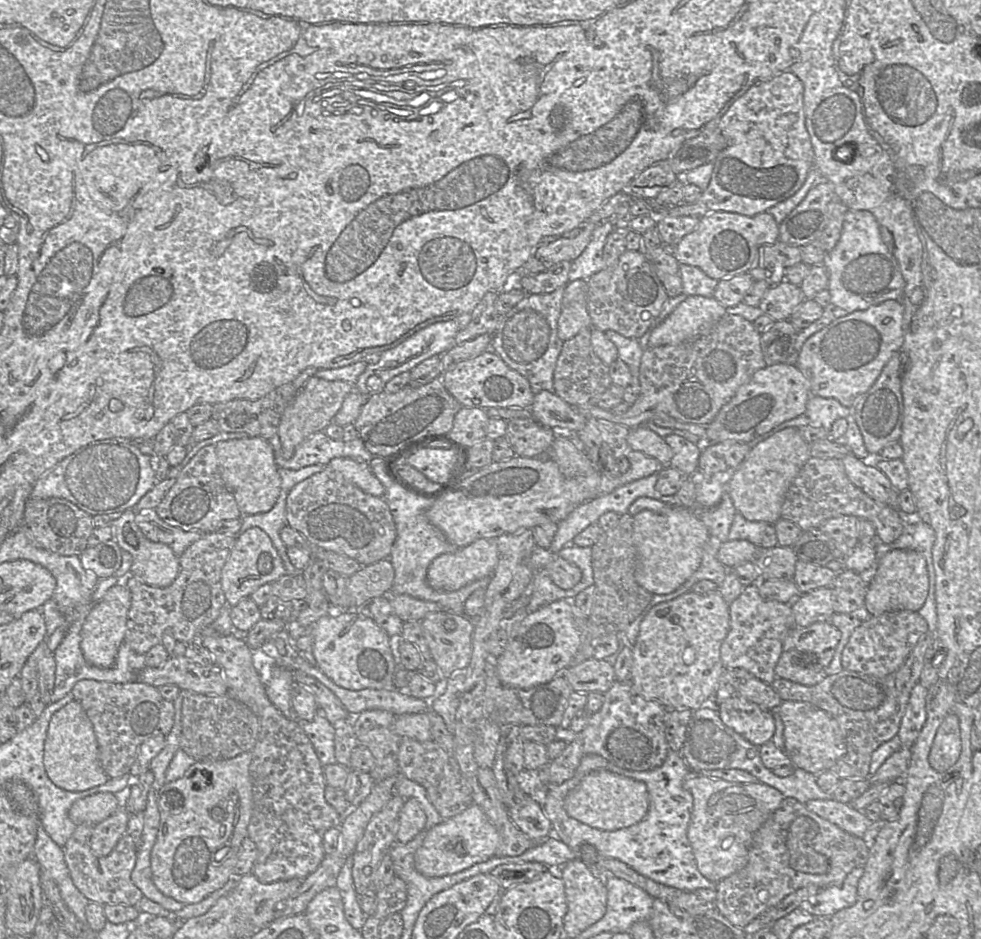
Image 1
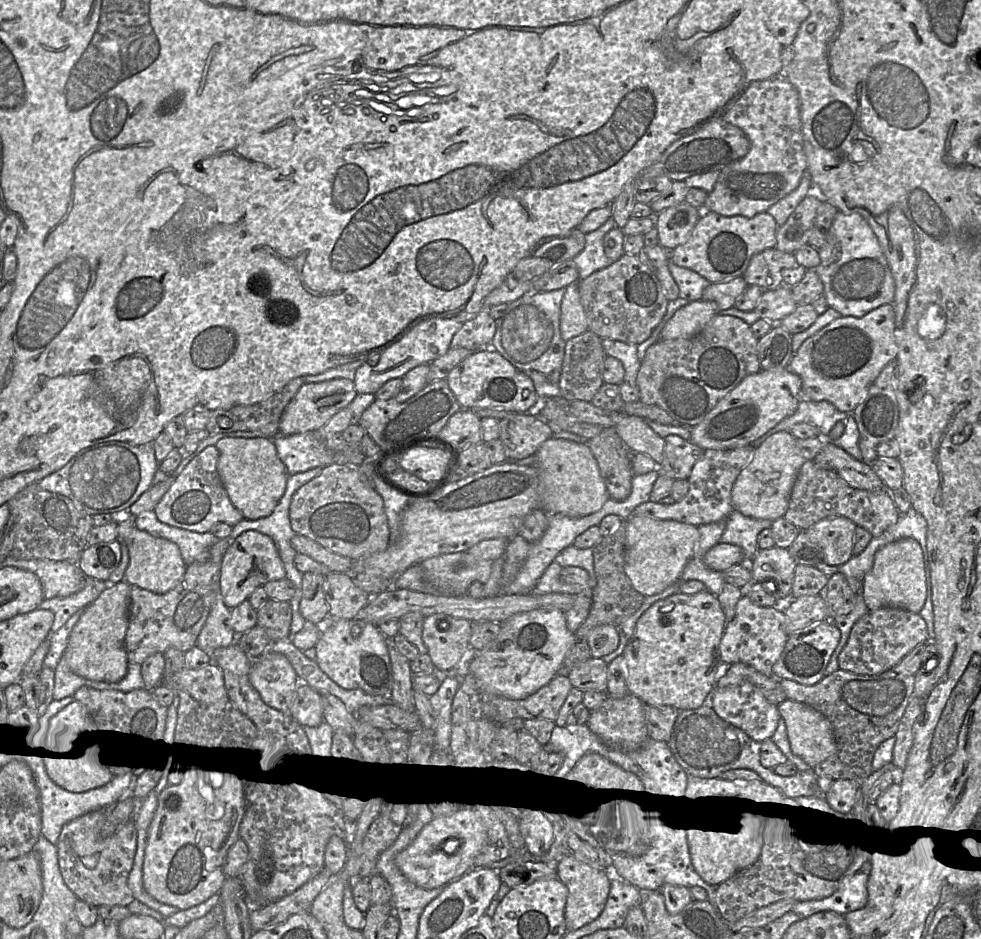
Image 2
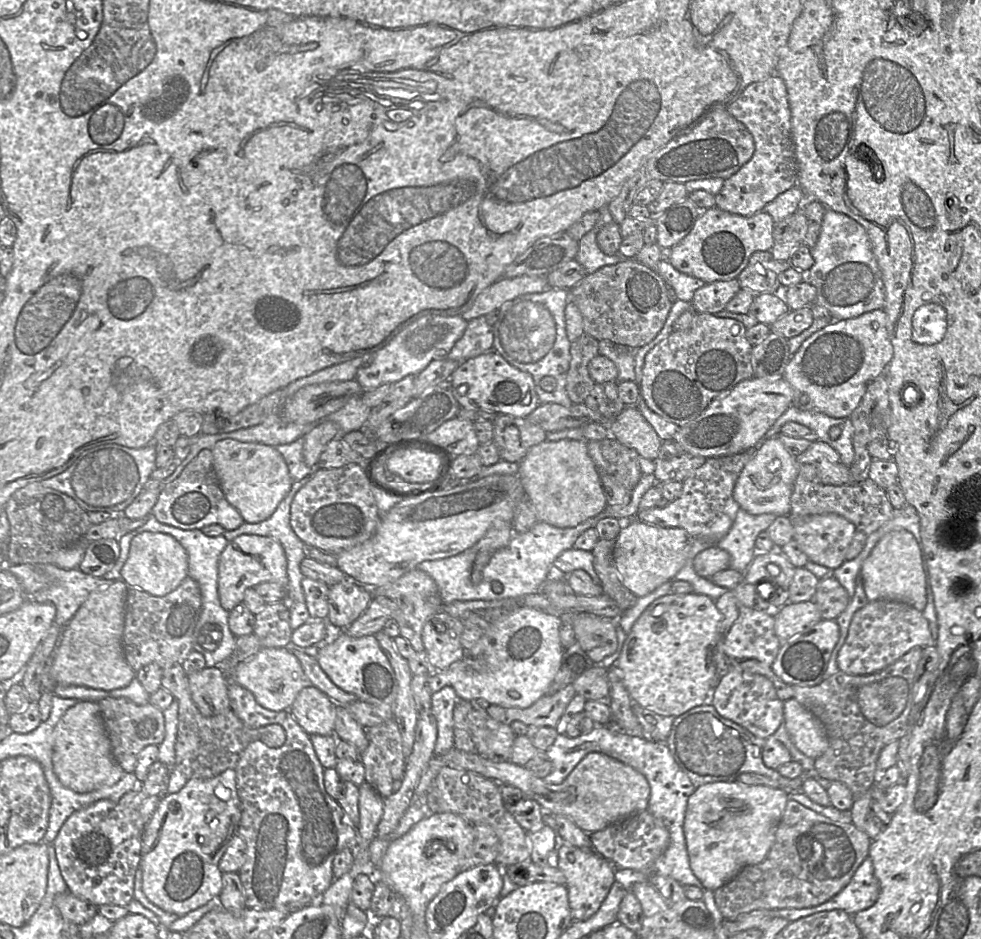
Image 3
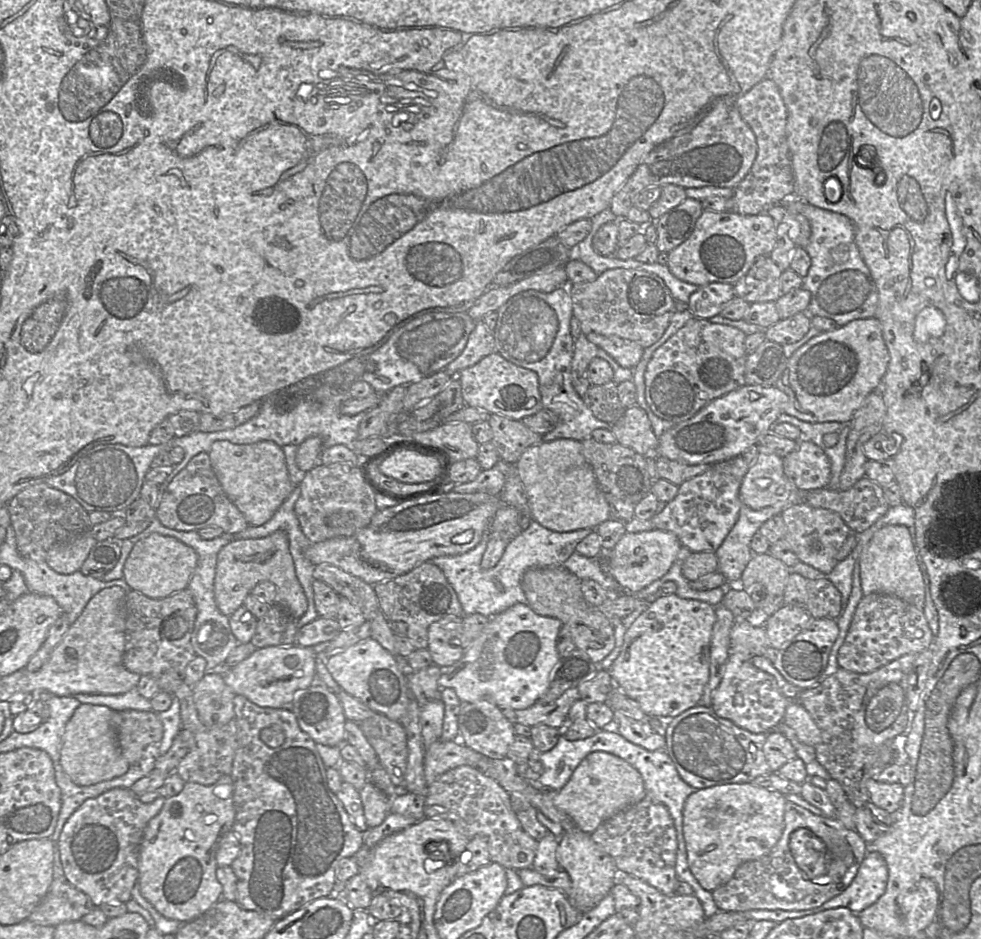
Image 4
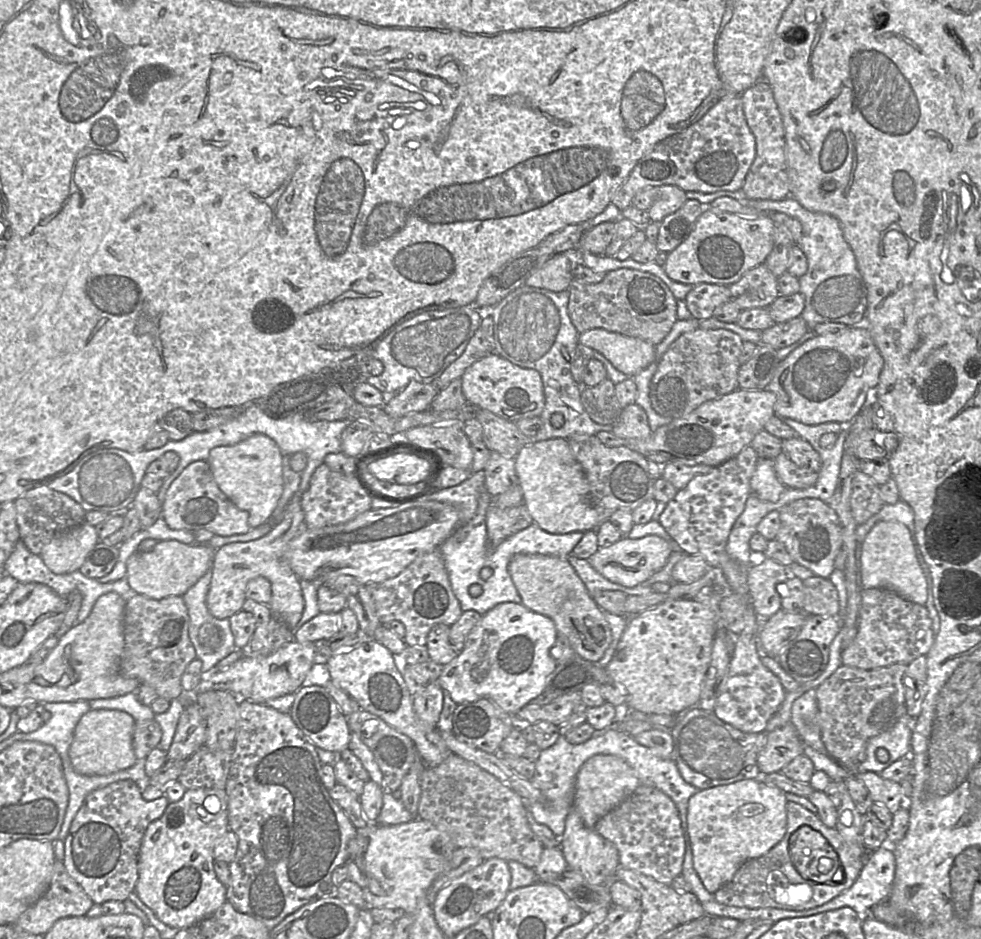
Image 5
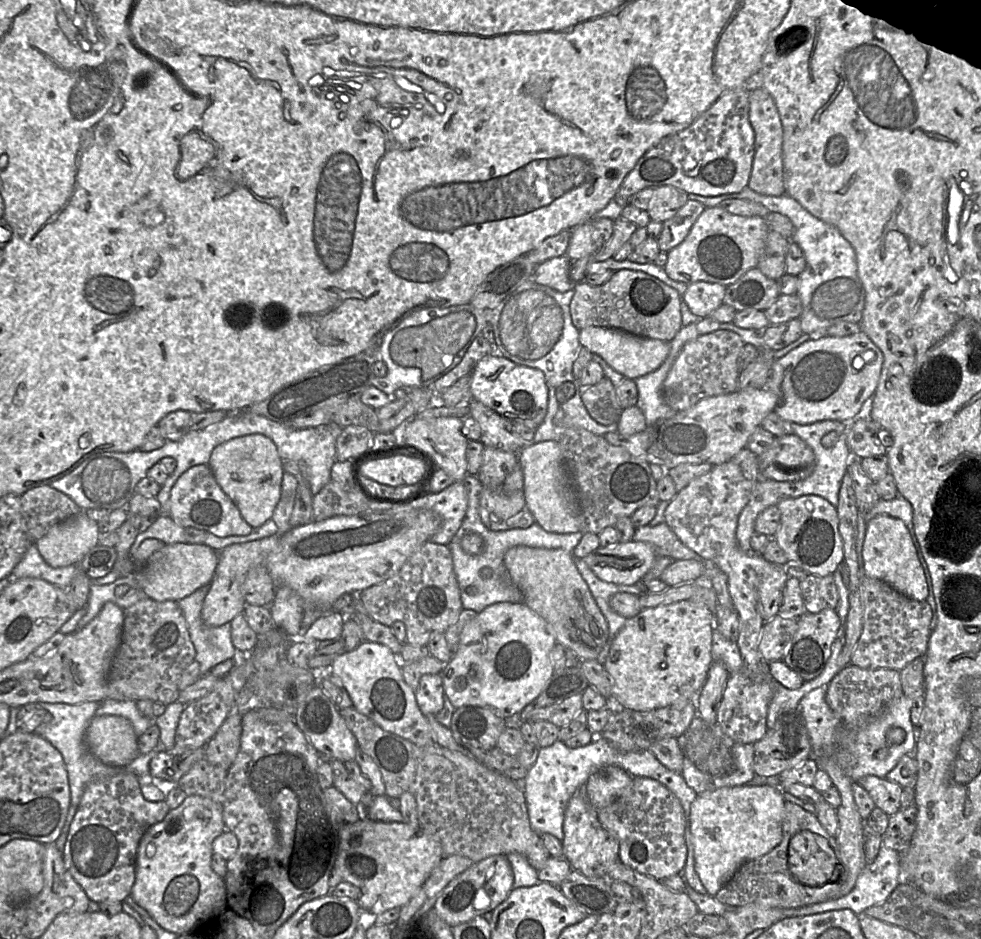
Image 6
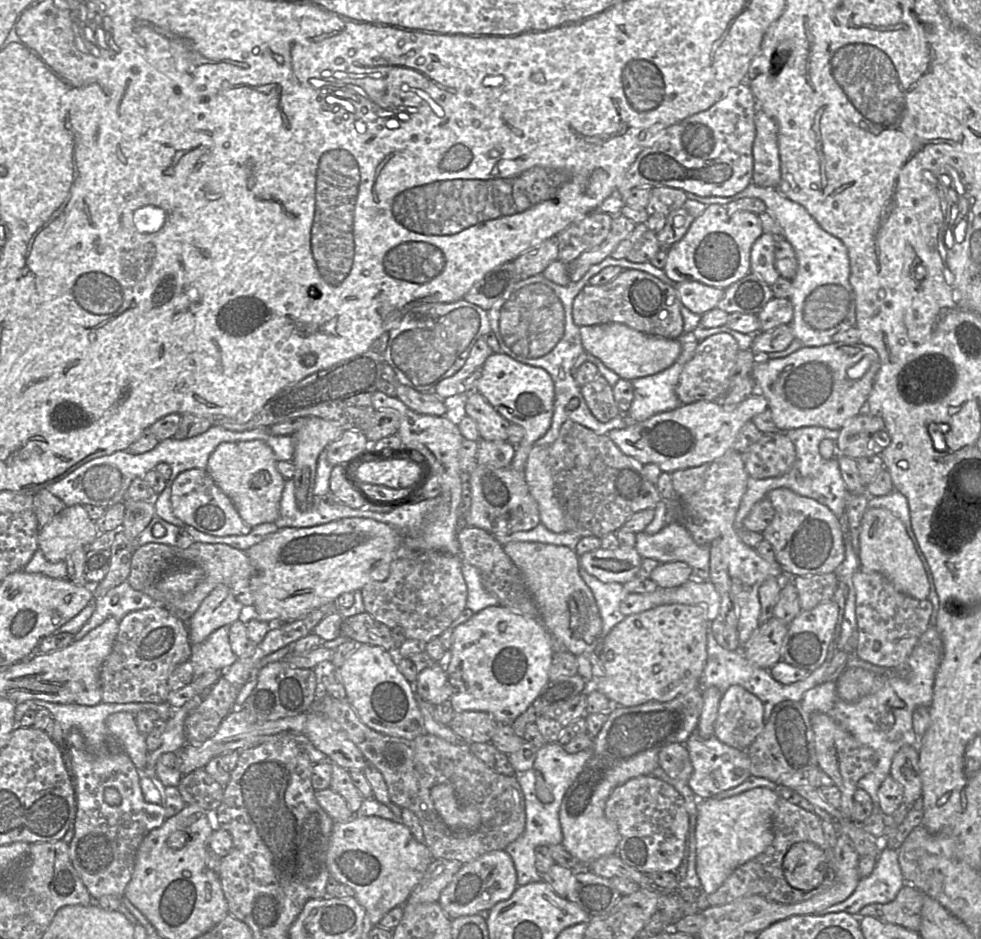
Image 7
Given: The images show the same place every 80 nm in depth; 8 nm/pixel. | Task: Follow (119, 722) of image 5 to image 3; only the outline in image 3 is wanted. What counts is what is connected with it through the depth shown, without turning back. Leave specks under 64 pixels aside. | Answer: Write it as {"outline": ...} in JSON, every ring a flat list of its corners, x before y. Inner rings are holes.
{"outline":[[78,701,61,717,53,732,52,764,62,785,77,793,112,786,124,776,125,772,112,753,97,702]]}

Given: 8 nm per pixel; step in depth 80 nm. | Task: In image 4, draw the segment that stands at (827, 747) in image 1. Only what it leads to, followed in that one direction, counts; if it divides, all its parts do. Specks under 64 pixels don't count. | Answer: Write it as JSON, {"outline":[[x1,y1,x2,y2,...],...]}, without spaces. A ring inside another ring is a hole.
{"outline":[[797,700,786,707,783,722,793,729,800,742,815,747,821,742,821,733,810,713]]}

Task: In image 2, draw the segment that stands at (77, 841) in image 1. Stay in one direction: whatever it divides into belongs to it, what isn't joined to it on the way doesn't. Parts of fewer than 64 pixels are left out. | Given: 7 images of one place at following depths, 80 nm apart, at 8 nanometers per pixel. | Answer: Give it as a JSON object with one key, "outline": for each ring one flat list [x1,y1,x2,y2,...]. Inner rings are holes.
{"outline":[[105,809,90,811,66,823,57,842,58,864,67,887,77,899,96,907,128,906,135,898,128,884,134,864,138,832,133,820,112,835,103,835]]}

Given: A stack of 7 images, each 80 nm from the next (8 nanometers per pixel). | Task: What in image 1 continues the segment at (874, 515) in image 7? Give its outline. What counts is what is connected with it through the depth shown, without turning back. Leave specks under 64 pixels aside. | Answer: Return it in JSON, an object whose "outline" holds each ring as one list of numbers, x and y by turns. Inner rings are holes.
{"outline":[[894,549,878,561,878,569,869,583,865,606,872,616,892,611,918,612,929,591,929,576,924,556,914,550]]}

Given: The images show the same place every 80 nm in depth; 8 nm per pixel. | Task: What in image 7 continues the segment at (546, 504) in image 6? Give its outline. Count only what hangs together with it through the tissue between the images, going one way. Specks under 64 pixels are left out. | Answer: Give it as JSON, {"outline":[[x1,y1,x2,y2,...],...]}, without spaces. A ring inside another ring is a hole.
{"outline":[[534,445,524,475,529,492,537,502,540,523,554,533,568,531,550,469,549,446]]}

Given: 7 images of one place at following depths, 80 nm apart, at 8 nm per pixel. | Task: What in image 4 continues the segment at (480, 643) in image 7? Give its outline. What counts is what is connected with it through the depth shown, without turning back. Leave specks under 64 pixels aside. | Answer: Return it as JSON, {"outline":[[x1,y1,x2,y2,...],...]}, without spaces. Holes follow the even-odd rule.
{"outline":[[517,603,489,618,462,658,451,666,441,668,438,686,440,689,453,689,462,703,490,699,501,709,526,709,538,702,548,689,553,669,560,659,556,640,561,627,562,622,559,619,538,615,528,604]]}

